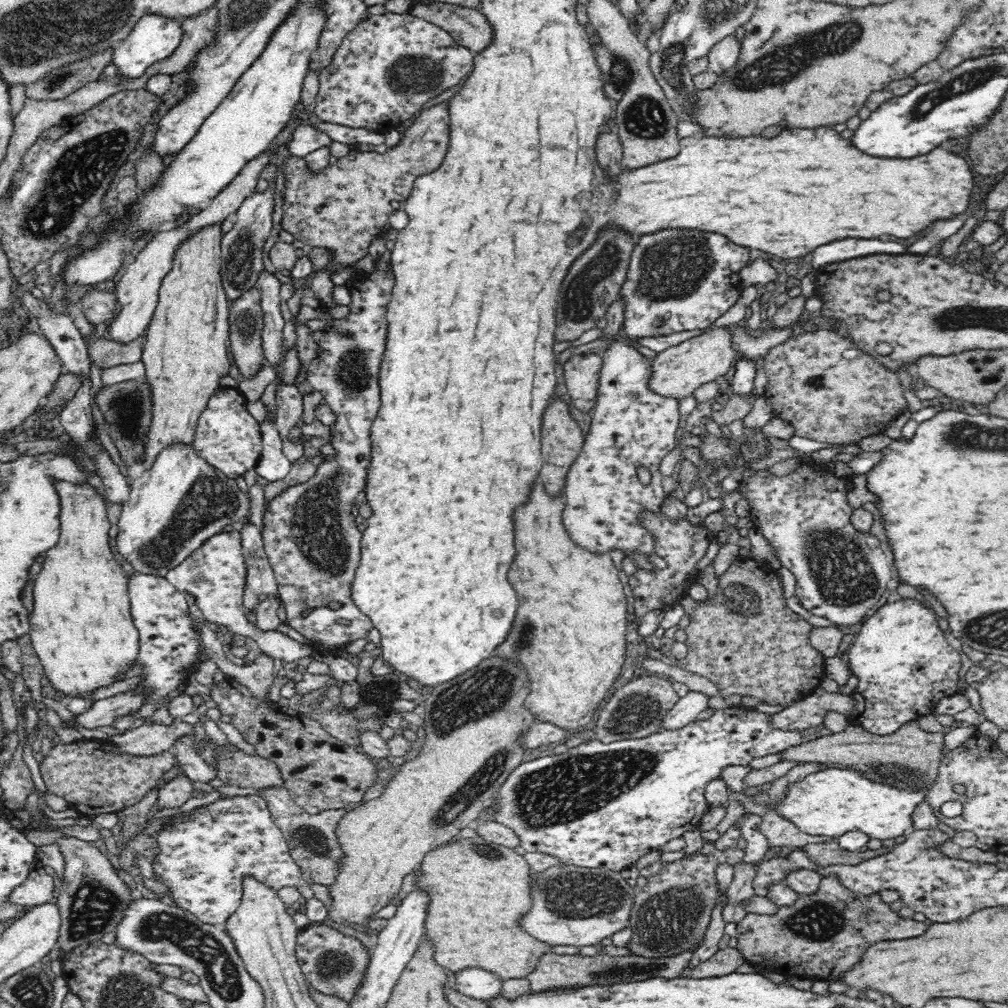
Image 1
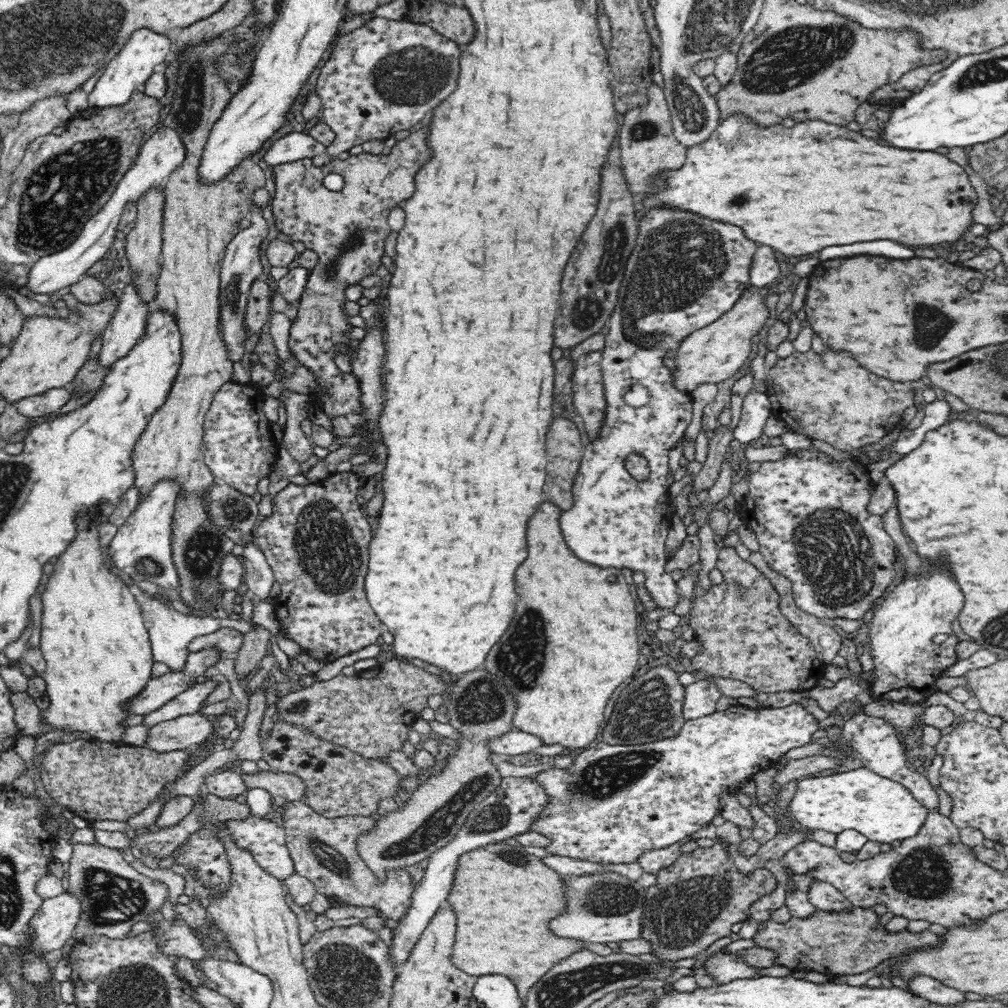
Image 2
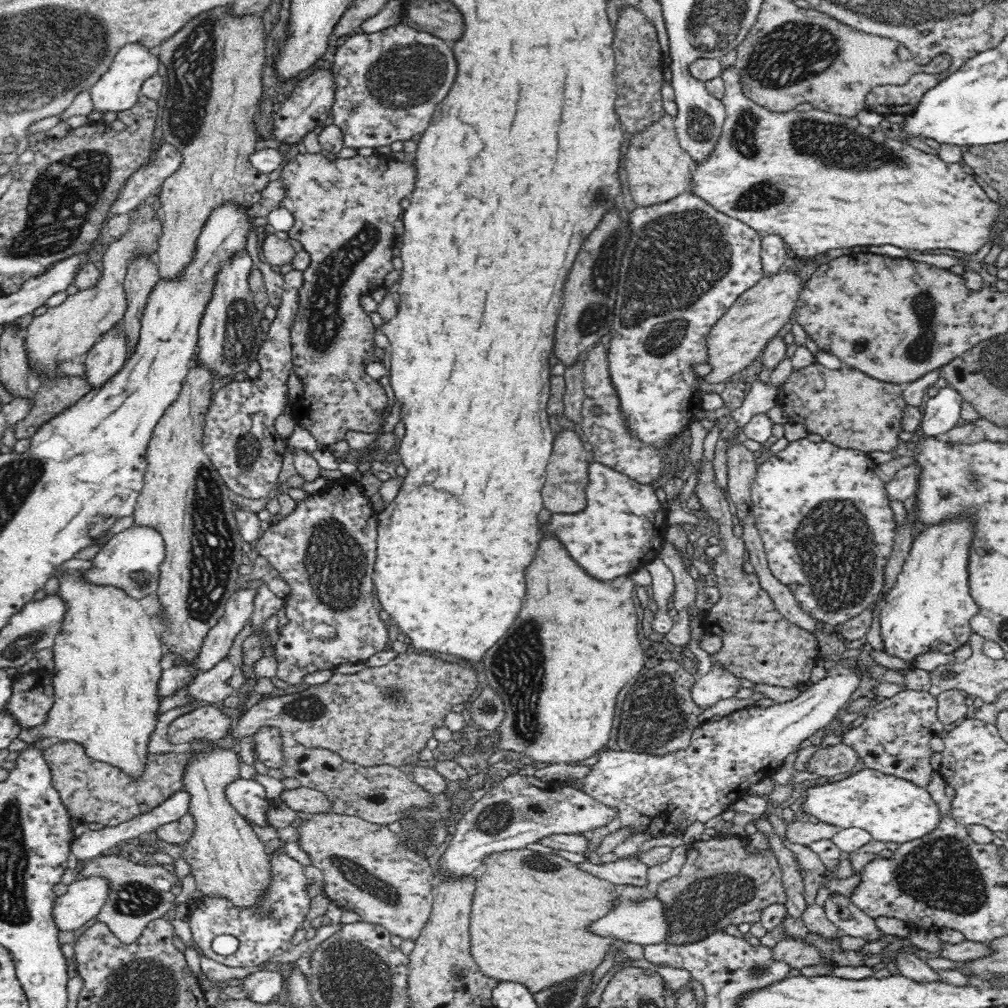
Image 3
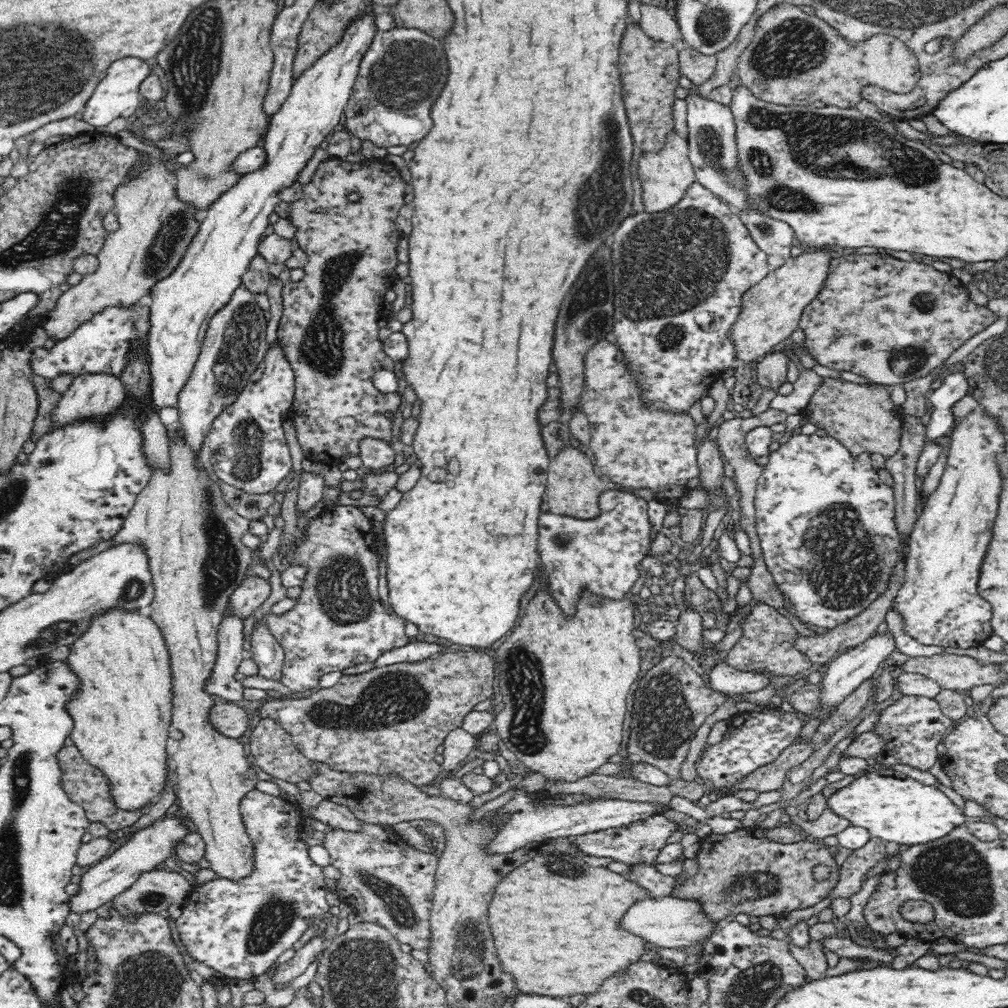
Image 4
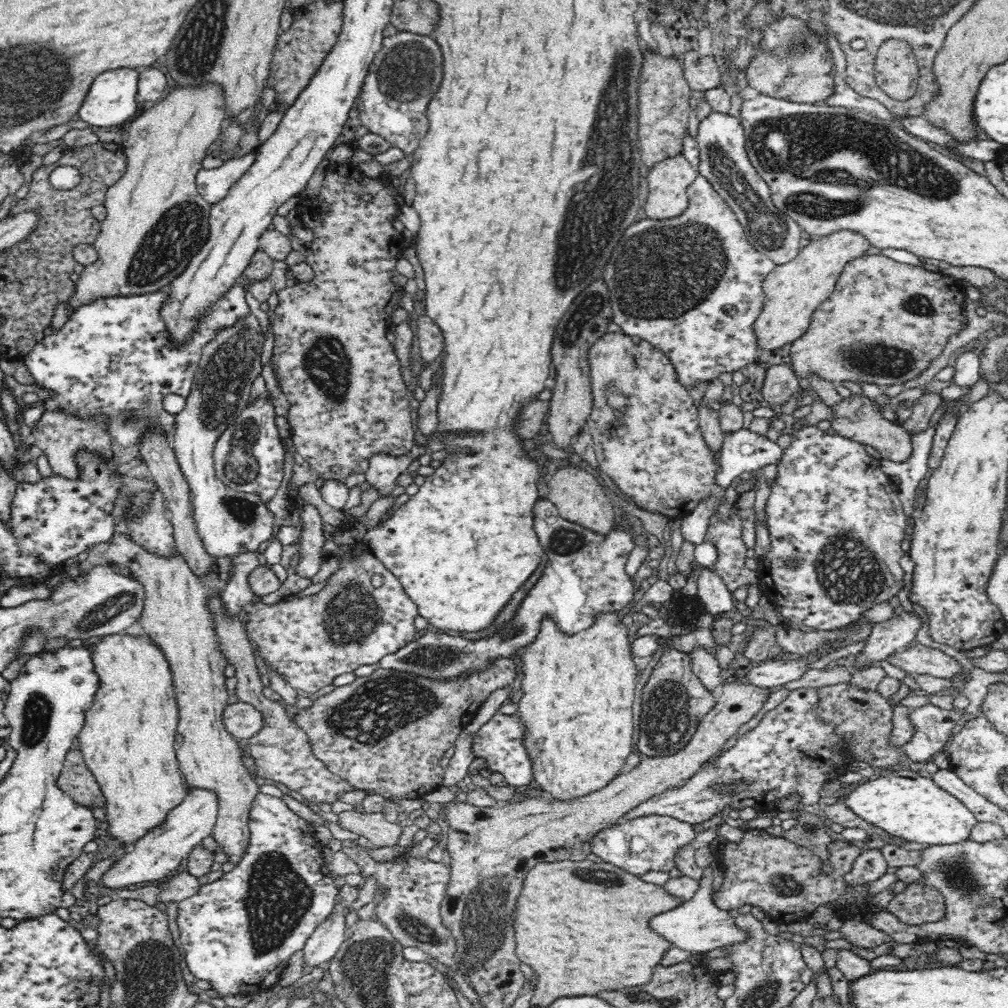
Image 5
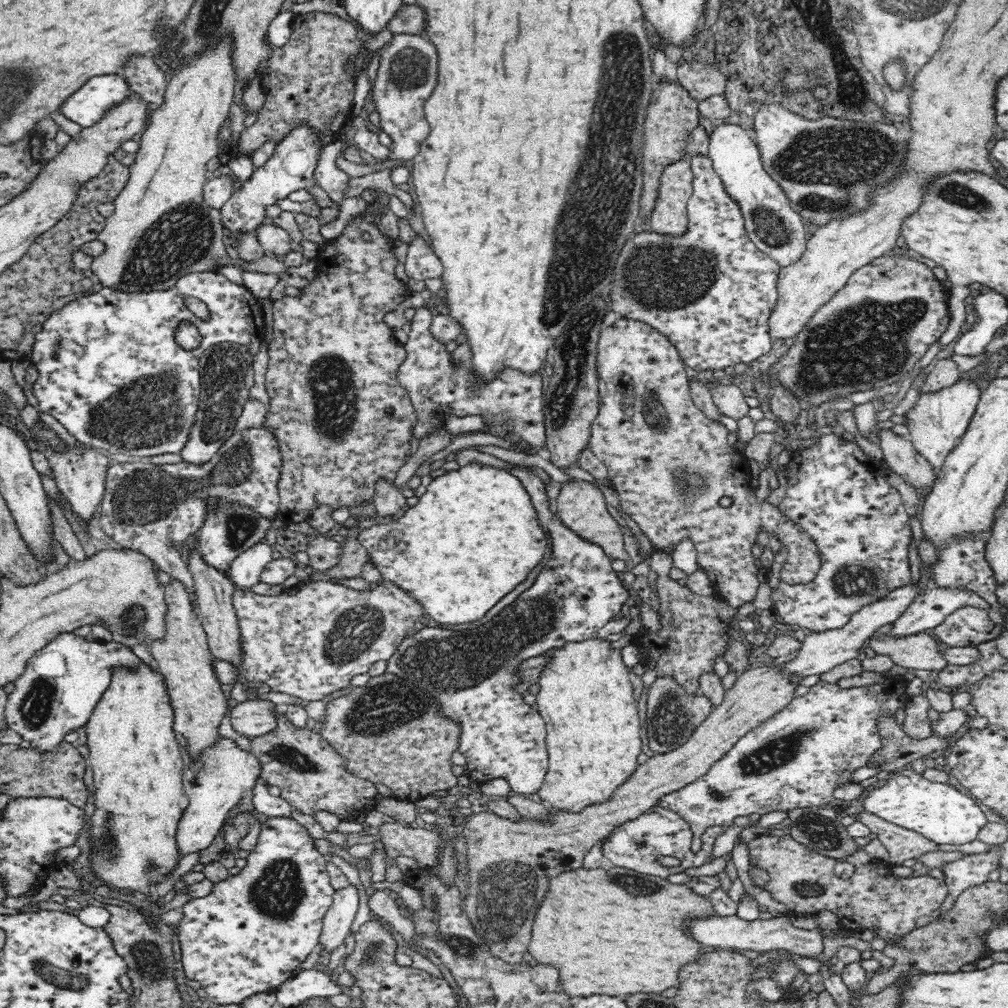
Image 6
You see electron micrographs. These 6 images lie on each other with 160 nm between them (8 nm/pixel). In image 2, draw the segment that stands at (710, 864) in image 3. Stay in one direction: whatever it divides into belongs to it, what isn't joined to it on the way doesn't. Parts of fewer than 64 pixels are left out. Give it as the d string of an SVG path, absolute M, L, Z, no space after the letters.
M715 843L710 848L697 849L680 855L670 866L662 868L656 874L656 884L647 887L644 894L644 914L642 914L641 938L650 945L650 953L660 960L682 960L700 954L710 944L730 934L732 924L748 919L756 902L776 888L776 878L766 868L759 868L749 875L744 875L734 867L726 857L722 845Z

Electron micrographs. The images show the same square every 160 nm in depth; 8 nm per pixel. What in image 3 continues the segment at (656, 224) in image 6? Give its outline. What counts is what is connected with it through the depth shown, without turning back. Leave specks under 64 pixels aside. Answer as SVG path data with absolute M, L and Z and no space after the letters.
M666 112L644 130L632 134L623 157L630 195L638 207L667 202L687 192L691 186L690 178L695 160L680 146L673 116Z

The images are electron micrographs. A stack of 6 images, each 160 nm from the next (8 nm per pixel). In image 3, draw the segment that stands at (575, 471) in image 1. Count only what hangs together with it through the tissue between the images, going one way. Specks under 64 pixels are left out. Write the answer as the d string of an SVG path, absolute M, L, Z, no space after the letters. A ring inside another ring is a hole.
M688 191L664 203L648 207L637 207L636 210L630 213L629 220L631 235L620 267L620 282L617 286L617 299L615 300L615 317L609 332L611 338L607 343L608 348L606 350L608 355L608 372L610 373L611 384L616 389L618 407L622 411L622 417L624 417L624 423L626 423L628 431L640 439L642 443L652 445L652 447L662 449L663 451L676 440L676 436L680 436L686 430L694 420L694 415L703 408L703 394L698 389L698 385L696 385L698 384L698 381L696 381L697 376L690 369L690 364L706 363L706 339L704 338L710 332L711 326L718 323L718 320L724 316L724 312L734 304L735 300L743 292L752 288L761 278L765 277L764 273L762 273L762 236L758 232L754 232L752 228L748 228L744 222L716 212L712 206L708 206L704 200ZM596 461L588 462L588 484L584 486L584 494L586 494L586 505L582 510L575 513L553 513L551 516L550 522L548 523L548 532L553 534L563 545L564 548L570 553L570 556L590 575L595 576L598 580L612 580L612 578L616 578L616 576L622 575L630 575L632 572L635 572L639 568L648 564L651 560L654 560L659 556L660 551L663 549L663 542L665 541L666 532L668 529L667 524L667 511L665 505L660 503L658 496L656 495L656 487L654 483L660 478L656 478L656 480L652 480L652 482L648 482L648 484L640 484L635 480L632 480L629 476L622 474L606 466L605 464L600 464Z

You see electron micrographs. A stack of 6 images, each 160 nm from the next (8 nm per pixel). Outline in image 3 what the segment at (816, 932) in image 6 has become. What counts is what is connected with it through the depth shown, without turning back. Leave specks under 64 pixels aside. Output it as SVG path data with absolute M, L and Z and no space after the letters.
M631 884L617 885L616 902L608 910L608 914L600 916L592 922L590 930L598 936L618 938L624 943L641 945L665 943L668 934L668 923L662 911L662 902L656 897L656 892L647 886L632 886Z

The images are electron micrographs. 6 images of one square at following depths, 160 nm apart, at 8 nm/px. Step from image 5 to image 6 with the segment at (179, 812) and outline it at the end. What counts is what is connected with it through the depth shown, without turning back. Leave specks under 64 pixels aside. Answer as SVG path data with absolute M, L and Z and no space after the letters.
M222 737L213 747L206 749L199 763L187 762L183 768L183 789L189 804L184 808L176 828L178 858L204 850L212 844L226 820L226 814L239 804L246 790L252 790L258 776L260 761L253 753L238 748L230 738Z

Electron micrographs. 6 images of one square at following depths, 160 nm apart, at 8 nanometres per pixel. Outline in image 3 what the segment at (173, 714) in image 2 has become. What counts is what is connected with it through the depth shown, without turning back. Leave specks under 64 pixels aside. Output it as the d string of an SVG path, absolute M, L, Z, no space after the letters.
M227 659L218 661L214 668L200 674L190 686L186 687L189 700L217 703L236 692L228 680L234 674L234 664Z

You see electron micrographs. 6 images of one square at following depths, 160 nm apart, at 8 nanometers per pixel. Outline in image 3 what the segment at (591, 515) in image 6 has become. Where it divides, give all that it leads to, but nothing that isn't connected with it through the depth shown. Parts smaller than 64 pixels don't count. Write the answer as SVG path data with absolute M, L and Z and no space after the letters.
M560 429L552 442L552 457L546 467L546 480L542 489L544 506L553 513L575 513L586 505L584 486L588 484L588 456L582 439L576 431Z

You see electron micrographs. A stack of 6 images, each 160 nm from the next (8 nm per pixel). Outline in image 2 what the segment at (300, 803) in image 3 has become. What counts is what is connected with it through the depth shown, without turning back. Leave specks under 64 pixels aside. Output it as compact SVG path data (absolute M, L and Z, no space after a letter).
M241 770L238 774L244 779L244 784L250 790L268 791L274 802L282 806L289 801L304 802L304 781L298 776L280 770L257 770L245 773Z

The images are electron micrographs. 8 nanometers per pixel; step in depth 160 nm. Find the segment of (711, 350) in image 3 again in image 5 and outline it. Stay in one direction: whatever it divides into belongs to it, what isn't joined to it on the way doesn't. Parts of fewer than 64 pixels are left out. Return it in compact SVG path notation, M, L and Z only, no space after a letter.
M836 232L811 239L796 258L786 264L776 264L761 284L764 304L752 327L759 350L771 351L798 340L808 330L816 307L833 293L845 264L866 255L868 248L870 244L864 242L864 236L856 232Z

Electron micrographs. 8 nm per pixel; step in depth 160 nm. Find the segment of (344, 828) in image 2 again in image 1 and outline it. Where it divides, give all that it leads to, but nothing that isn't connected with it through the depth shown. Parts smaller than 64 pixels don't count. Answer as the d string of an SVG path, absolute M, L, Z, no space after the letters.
M268 786L258 789L259 796L267 803L272 821L283 832L289 843L289 851L295 863L301 868L302 883L332 884L336 880L336 862L342 856L342 849L336 841L336 824L346 811L344 809L324 810L310 814L296 805L290 793L283 786Z

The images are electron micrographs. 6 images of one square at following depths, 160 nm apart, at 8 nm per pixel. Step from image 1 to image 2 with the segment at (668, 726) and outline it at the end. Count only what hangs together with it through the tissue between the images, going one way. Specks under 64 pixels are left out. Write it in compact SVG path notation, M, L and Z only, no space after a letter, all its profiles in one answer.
M696 680L685 688L685 698L682 706L684 720L694 720L716 712L716 703L723 696L716 684L707 680Z

